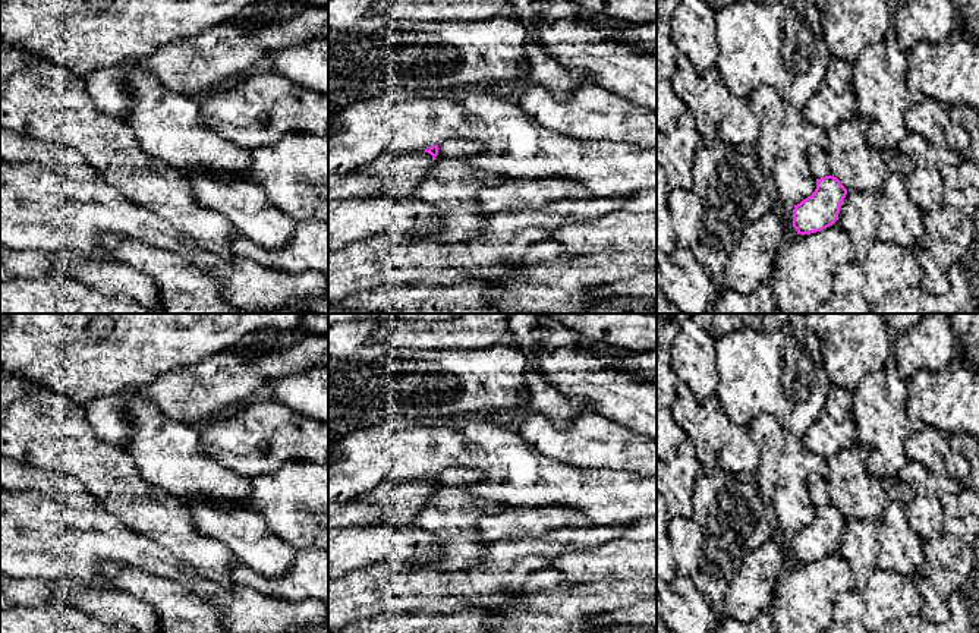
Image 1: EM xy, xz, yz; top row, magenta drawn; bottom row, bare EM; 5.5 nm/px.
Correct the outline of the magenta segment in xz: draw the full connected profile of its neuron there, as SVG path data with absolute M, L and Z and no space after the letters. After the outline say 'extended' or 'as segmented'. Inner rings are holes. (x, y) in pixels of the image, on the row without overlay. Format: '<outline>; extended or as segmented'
M438 473L425 479L388 479L355 501L378 508L383 522L388 525L412 525L415 516L428 503L438 484Z; extended

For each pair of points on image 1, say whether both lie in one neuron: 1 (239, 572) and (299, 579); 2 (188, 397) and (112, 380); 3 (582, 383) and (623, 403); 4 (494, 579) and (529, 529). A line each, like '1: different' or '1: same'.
1: same
2: different
3: same
4: different

